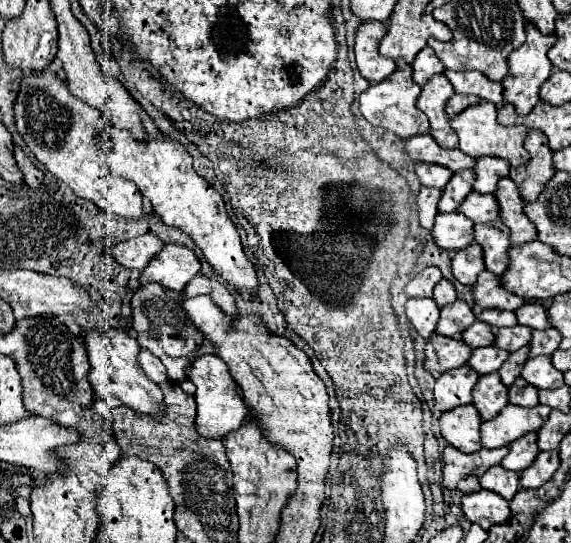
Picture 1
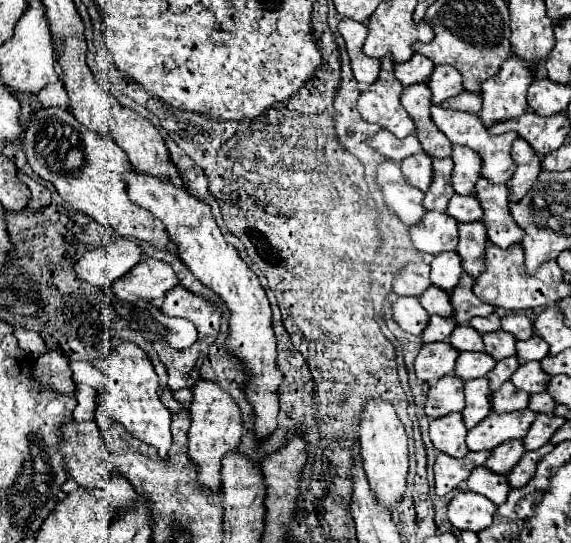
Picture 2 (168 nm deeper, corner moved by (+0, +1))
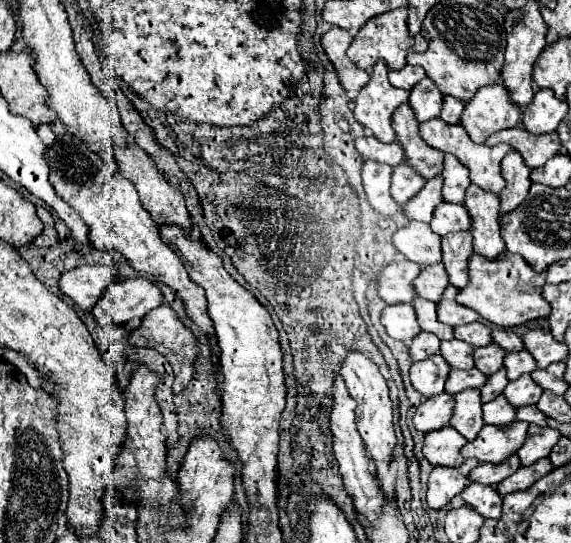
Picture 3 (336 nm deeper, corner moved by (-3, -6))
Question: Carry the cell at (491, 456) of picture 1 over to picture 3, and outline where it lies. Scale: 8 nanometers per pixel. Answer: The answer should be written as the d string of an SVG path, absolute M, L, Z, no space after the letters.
M466 459L460 467L434 467L428 479L428 507L444 509L468 485L468 475L478 463L478 459Z

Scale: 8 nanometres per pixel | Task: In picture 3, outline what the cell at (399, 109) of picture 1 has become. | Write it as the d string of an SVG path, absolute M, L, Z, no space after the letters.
M378 61L370 73L368 85L358 93L354 117L368 127L382 143L396 141L392 127L392 113L398 105L408 101L408 91L392 87L388 81L388 65Z

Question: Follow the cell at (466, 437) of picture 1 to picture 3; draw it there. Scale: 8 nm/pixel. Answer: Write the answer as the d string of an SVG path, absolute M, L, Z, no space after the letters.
M452 427L436 429L432 433L426 433L424 441L424 457L432 465L440 467L458 467L464 463L464 457L460 449L466 445L466 439Z

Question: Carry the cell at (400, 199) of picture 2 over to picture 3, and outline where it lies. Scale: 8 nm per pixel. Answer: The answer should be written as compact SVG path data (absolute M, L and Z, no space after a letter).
M366 161L362 167L362 183L368 195L370 205L382 213L384 217L398 217L404 215L404 205L396 203L390 195L390 181L392 181L392 167L382 165L376 161Z

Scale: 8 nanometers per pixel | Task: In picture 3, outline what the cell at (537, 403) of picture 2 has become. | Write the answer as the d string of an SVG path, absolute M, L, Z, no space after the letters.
M526 405L526 407L518 409L518 419L526 421L526 423L540 425L540 427L546 427L546 415L536 405Z

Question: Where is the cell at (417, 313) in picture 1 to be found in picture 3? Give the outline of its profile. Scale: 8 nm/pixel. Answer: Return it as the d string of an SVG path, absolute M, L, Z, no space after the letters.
M408 303L388 305L382 311L382 325L386 327L388 335L400 341L412 341L422 329L418 325L414 307Z

